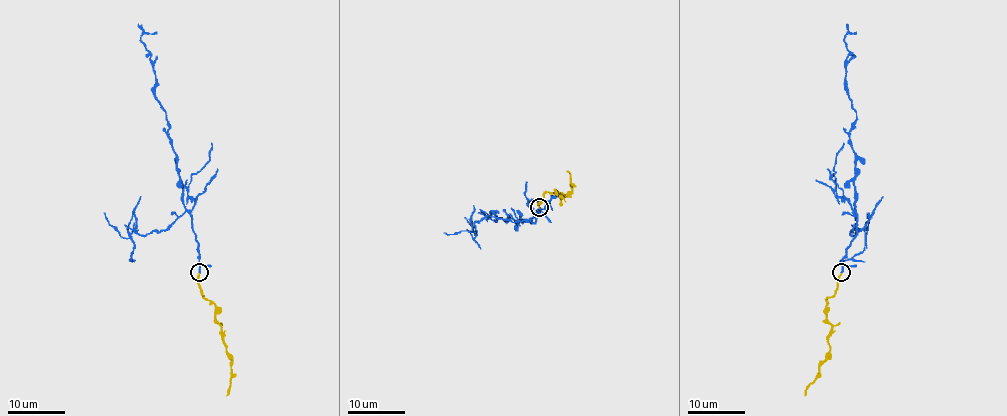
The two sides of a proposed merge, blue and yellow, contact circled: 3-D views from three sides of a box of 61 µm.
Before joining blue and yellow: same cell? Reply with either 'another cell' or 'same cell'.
another cell

